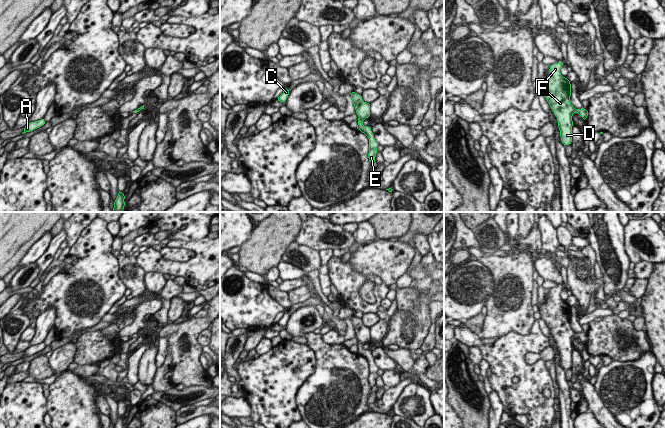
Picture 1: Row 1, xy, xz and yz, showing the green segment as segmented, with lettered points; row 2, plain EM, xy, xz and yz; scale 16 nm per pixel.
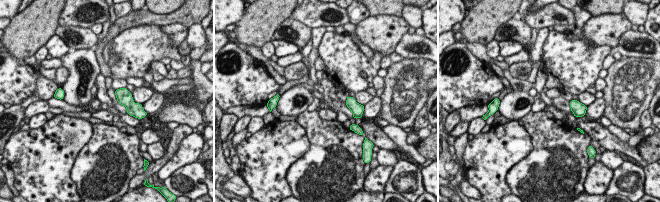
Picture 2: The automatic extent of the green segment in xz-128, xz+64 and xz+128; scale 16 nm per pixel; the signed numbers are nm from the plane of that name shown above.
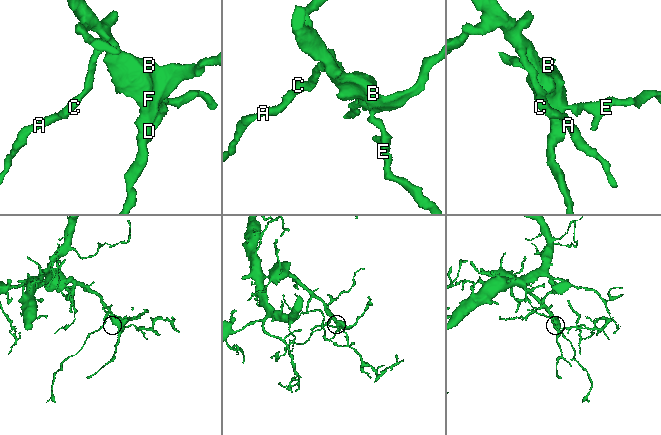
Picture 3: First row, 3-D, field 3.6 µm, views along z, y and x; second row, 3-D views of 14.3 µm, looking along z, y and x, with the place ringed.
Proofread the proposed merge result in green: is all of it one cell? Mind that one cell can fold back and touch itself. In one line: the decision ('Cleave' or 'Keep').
Cleave

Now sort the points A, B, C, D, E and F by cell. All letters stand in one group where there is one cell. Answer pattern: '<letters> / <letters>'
A B C D F / E

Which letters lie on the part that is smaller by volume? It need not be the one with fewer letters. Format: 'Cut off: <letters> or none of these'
Cut off: E

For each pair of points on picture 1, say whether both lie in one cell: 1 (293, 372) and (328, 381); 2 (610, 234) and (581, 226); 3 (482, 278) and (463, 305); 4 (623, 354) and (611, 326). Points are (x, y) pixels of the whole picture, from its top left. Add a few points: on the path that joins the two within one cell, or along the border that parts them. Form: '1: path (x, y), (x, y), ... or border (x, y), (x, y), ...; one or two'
1: border (314, 353), (314, 371), (298, 388), (295, 396); two
2: border (590, 222), (590, 232), (587, 235); two
3: path (475, 285), (463, 298); one
4: path (621, 347), (621, 342), (612, 333); one

